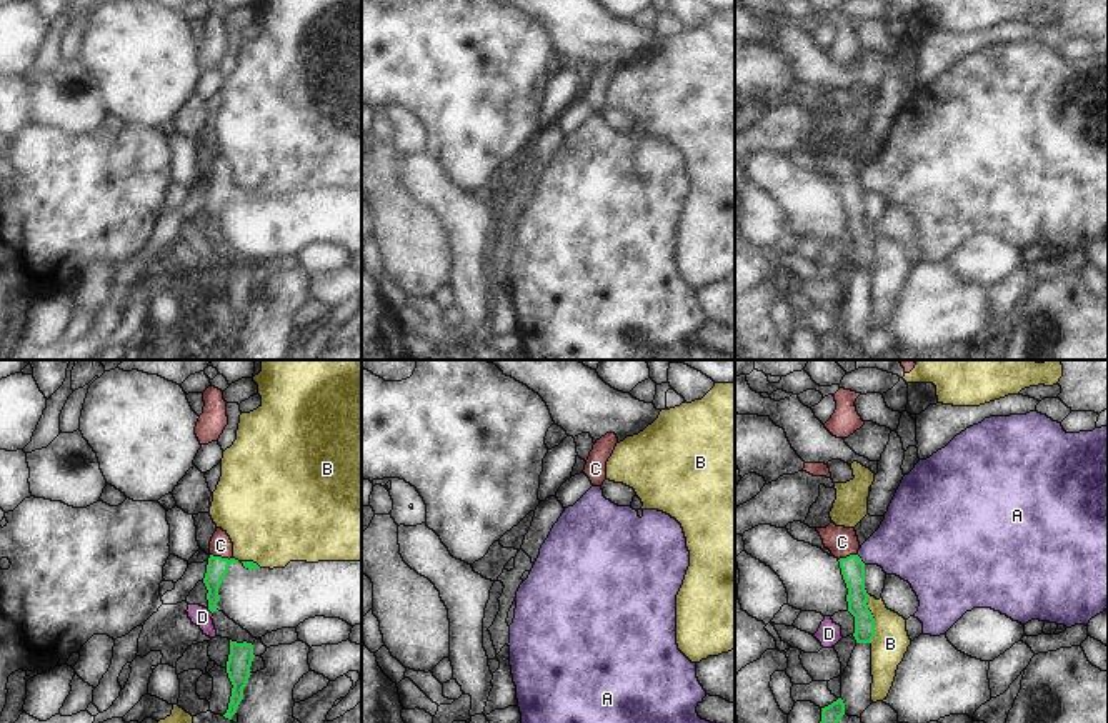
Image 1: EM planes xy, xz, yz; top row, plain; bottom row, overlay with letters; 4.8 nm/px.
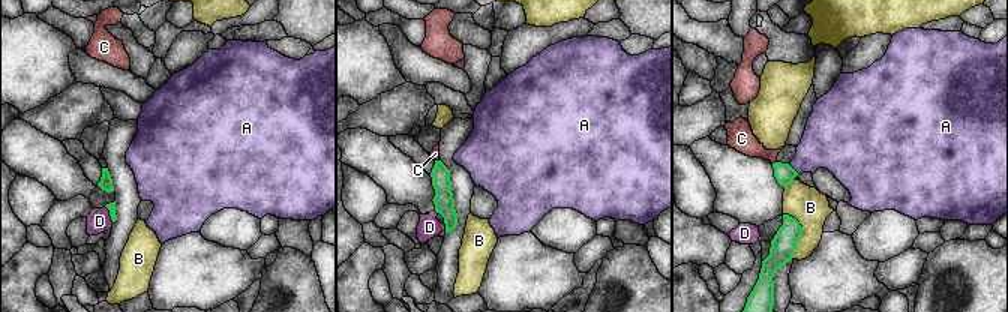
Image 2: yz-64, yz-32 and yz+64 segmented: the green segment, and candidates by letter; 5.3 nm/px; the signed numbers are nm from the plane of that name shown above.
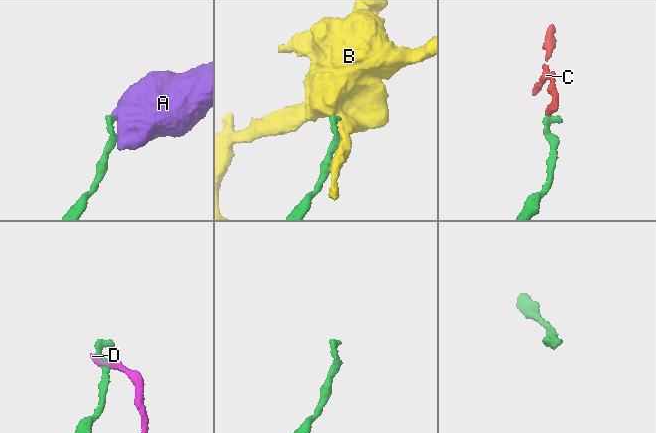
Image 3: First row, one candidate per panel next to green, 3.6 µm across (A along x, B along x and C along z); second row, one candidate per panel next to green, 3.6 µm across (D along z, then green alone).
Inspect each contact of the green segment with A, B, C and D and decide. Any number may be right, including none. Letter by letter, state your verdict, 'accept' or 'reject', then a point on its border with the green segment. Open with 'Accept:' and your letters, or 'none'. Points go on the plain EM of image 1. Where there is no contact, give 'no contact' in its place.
Accept: C
A: reject; meets green in yz at (860, 187)
B: reject; meets green in yz at (873, 245)
C: accept; meets green in xy at (220, 184)
D: reject; meets green in xy at (210, 237)

